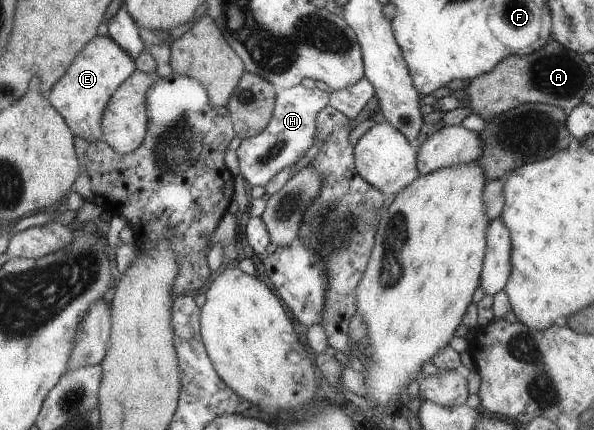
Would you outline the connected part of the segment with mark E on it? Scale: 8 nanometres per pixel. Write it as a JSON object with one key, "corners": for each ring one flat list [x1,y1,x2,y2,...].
{"corners":[[96,35,74,56,46,96,74,136,98,142,101,141,101,117,106,102,134,70,133,59,112,38]]}

